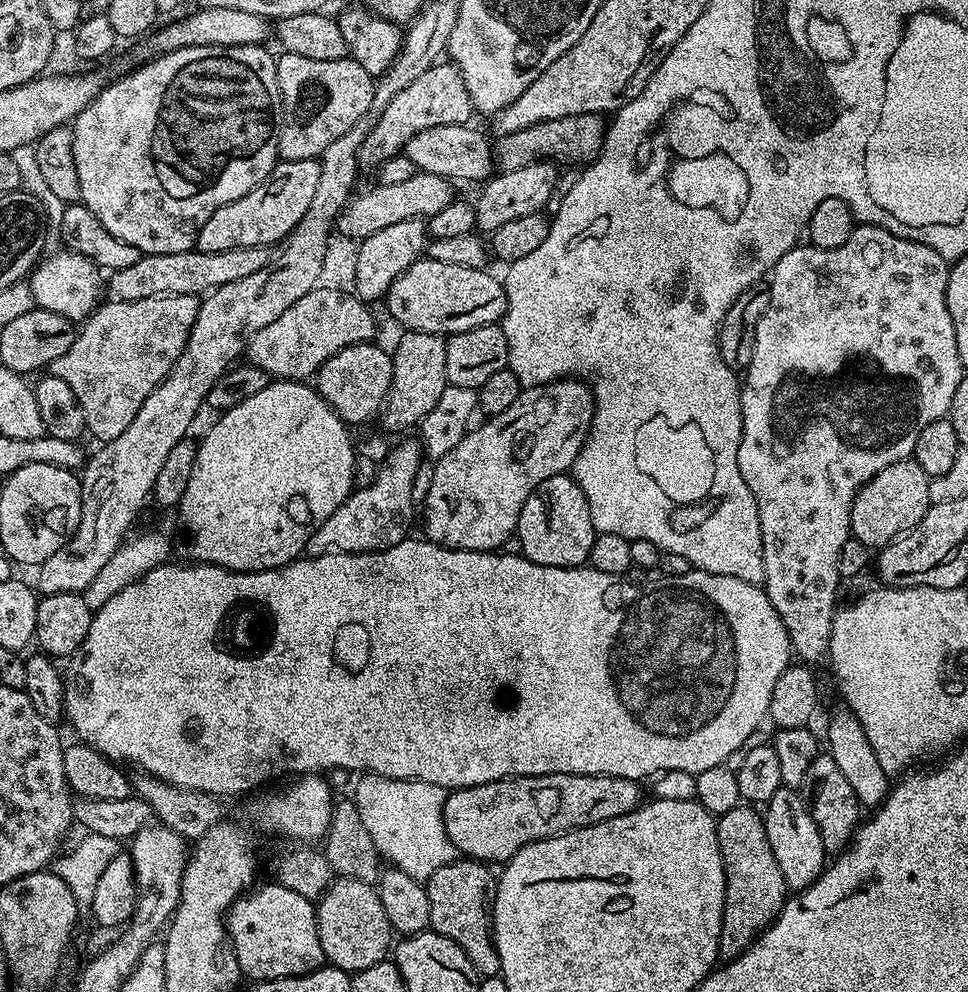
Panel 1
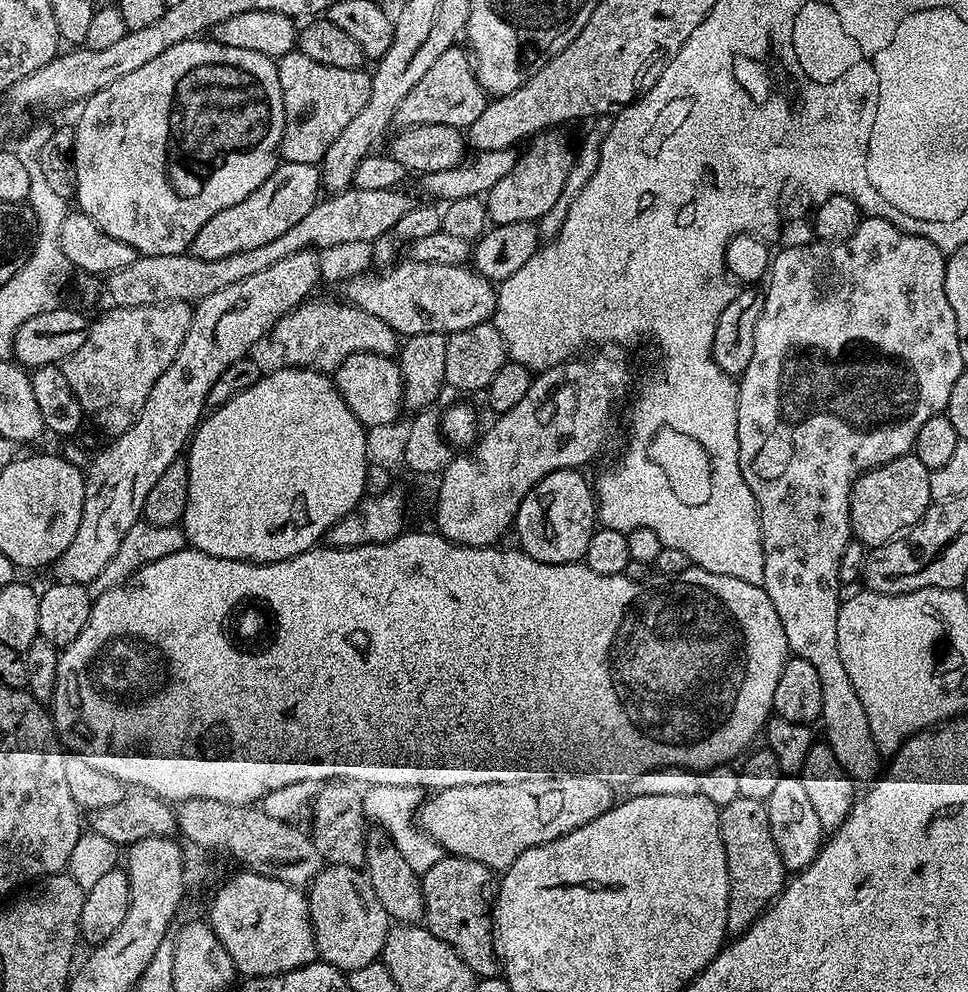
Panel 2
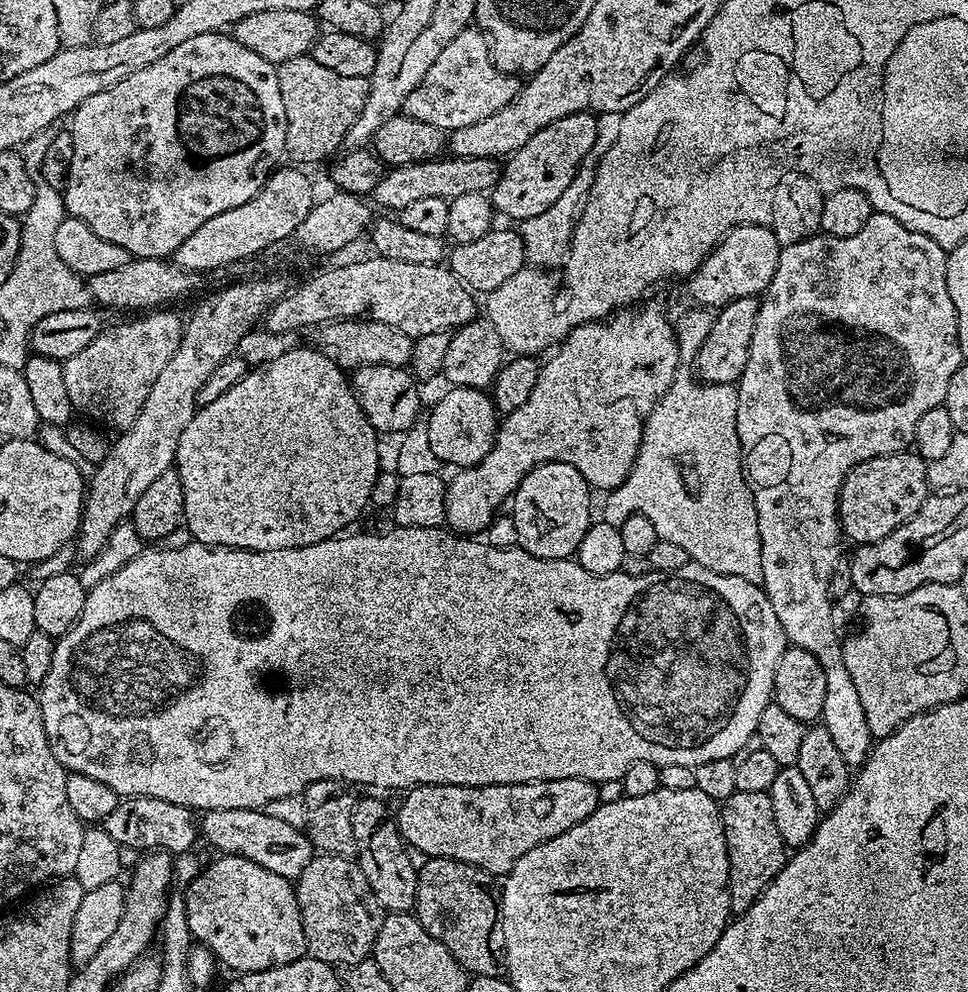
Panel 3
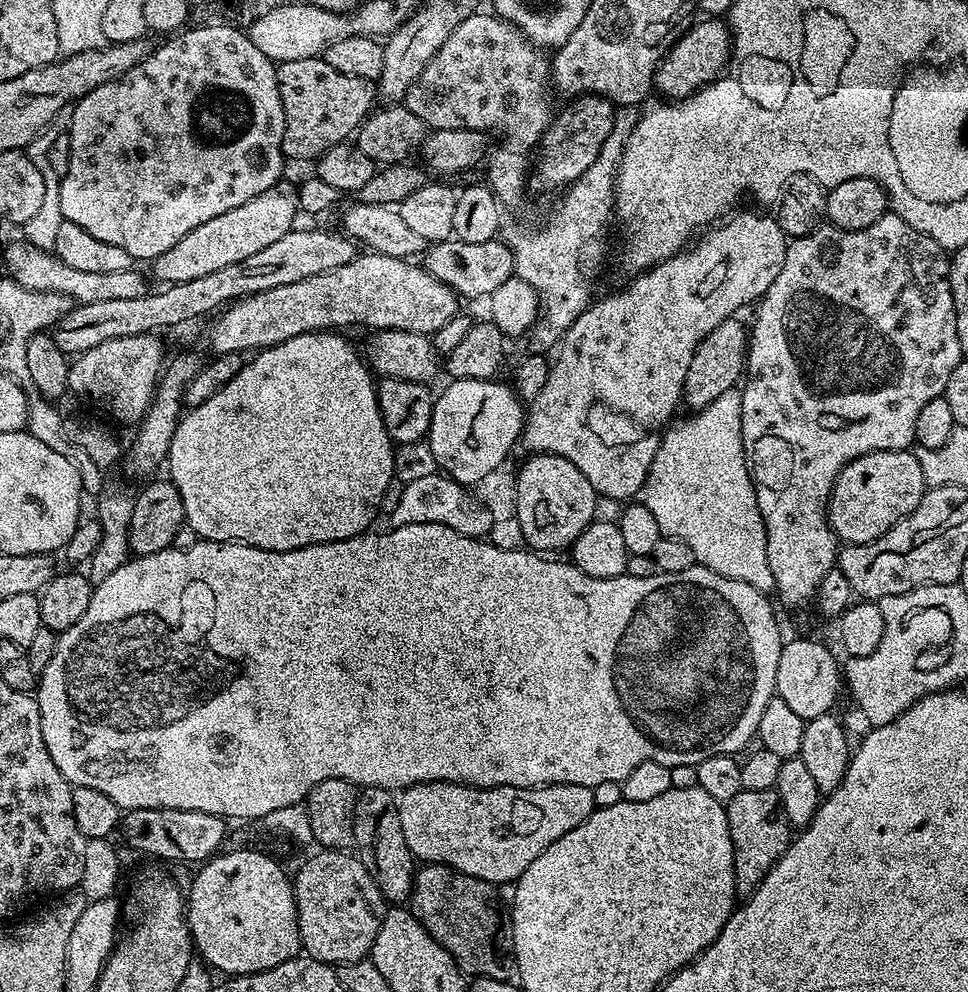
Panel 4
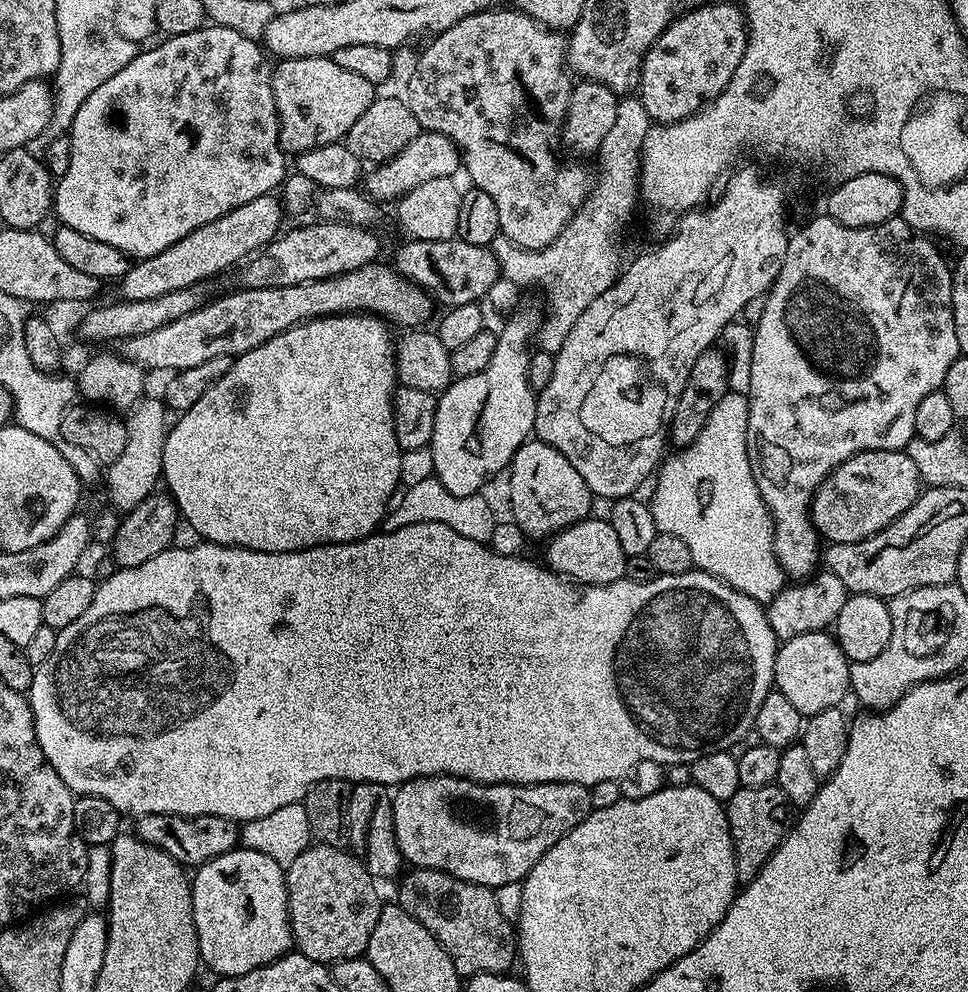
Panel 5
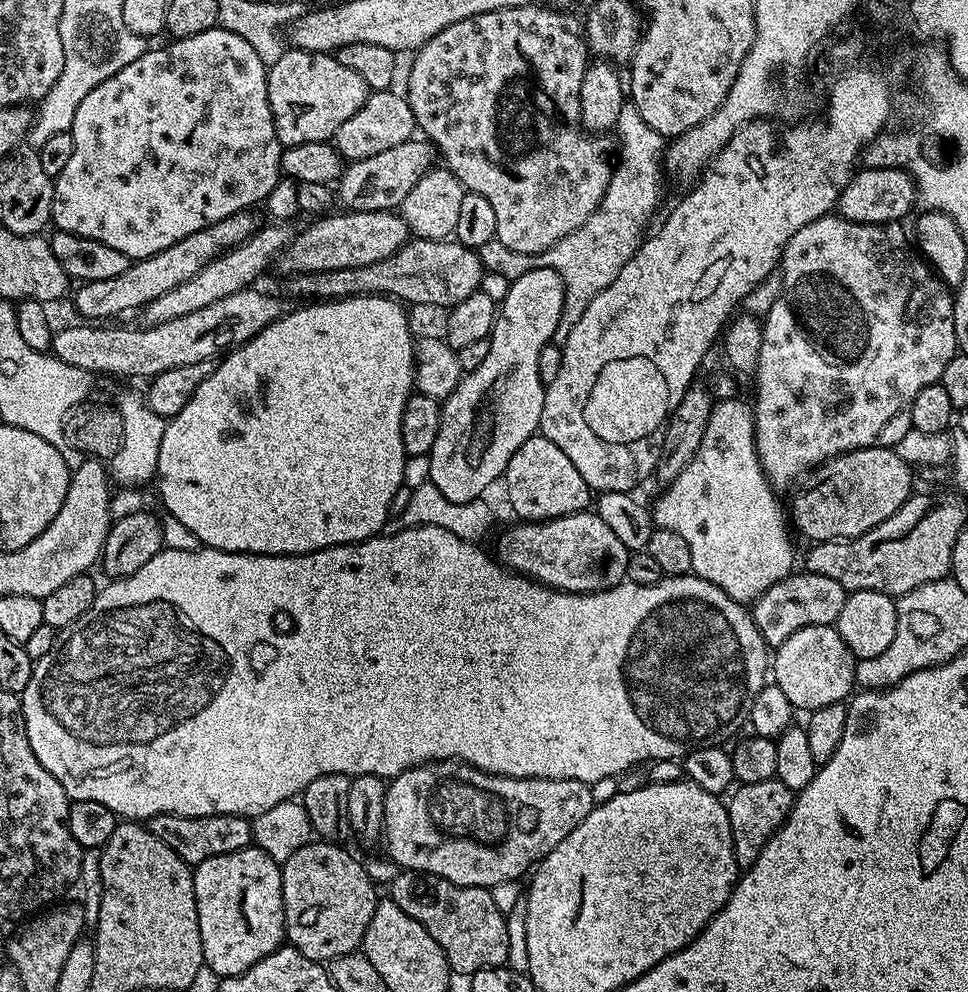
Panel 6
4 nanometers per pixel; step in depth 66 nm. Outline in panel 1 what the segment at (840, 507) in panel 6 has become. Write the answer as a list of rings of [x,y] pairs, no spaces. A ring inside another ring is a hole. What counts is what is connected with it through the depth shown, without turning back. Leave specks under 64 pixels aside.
[[[911,458],[894,462],[894,466],[886,466],[886,470],[878,470],[878,474],[874,474],[874,478],[870,478],[870,482],[858,490],[852,503],[852,536],[869,550],[879,550],[918,526],[930,507],[929,479],[922,466]]]

